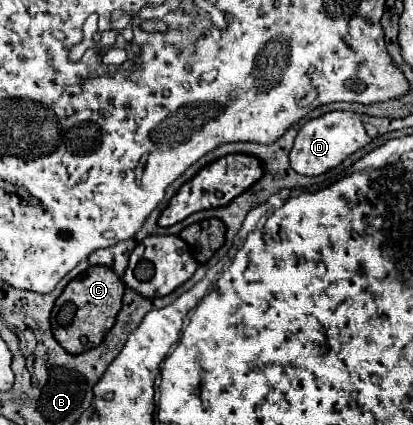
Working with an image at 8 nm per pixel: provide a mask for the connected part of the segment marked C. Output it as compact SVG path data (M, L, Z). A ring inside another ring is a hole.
M93 265L89 267L85 273L81 273L79 277L75 277L59 295L59 299L55 301L55 309L53 309L53 317L51 317L51 327L53 327L53 335L59 341L61 347L65 347L69 353L83 353L87 349L97 347L105 333L113 327L115 317L121 309L121 299L125 293L125 283L121 281L121 277L117 273L113 273L109 267L105 265ZM71 302L77 308L81 309L81 315L77 319L77 309L75 309L75 317L71 323L63 325L57 321L57 313L65 303Z

